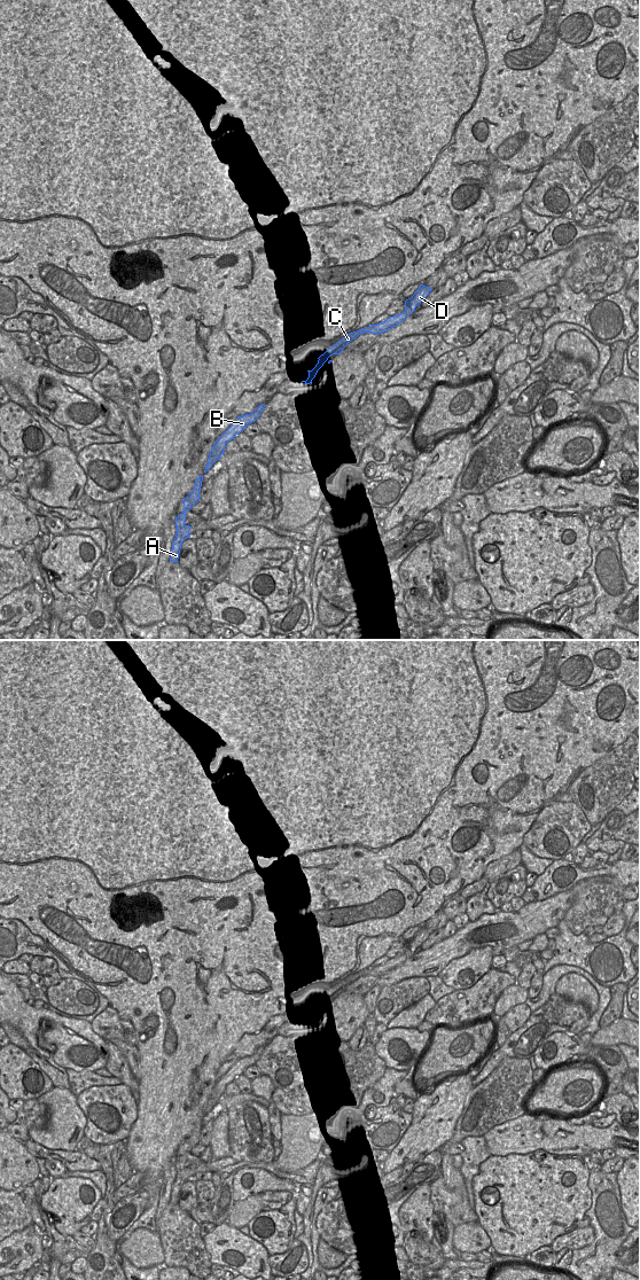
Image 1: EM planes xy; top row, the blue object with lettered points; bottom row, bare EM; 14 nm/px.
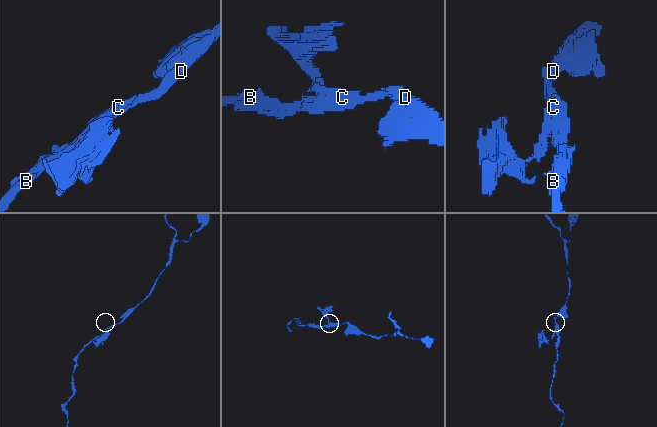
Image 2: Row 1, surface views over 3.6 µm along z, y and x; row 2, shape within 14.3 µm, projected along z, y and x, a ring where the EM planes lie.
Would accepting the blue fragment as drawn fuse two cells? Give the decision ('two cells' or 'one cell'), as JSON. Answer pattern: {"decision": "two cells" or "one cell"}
{"decision": "two cells"}

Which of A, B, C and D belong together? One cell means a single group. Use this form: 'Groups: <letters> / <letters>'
Groups: A B D / C

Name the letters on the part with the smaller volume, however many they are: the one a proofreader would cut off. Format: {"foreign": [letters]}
{"foreign": ["C"]}

